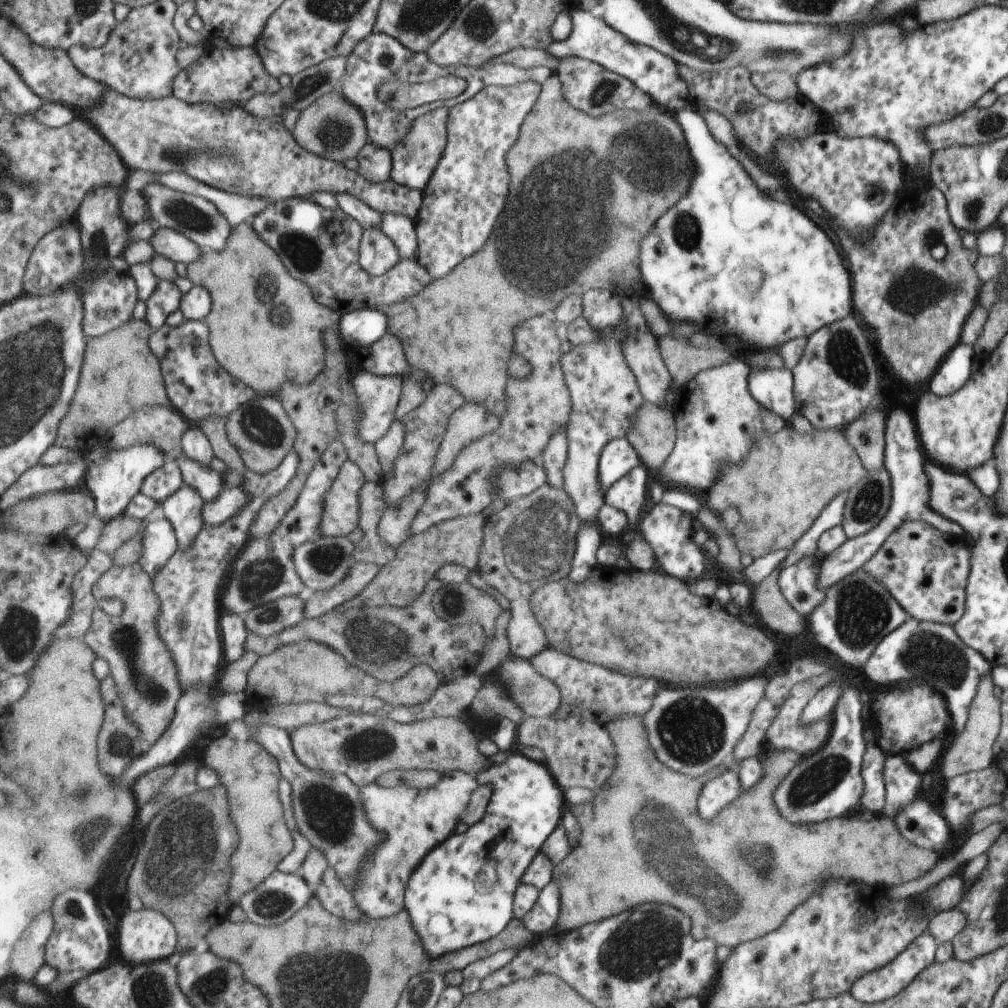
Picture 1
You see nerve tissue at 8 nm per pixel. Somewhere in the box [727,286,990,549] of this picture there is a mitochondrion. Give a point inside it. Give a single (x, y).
(846, 354)

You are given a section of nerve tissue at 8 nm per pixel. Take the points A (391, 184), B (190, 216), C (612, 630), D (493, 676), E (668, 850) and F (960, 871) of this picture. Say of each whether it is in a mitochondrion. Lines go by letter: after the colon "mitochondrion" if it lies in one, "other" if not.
A: other
B: mitochondrion
C: mitochondrion
D: other
E: mitochondrion
F: other

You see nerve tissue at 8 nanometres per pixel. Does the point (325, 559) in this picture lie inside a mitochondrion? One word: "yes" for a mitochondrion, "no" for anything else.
yes

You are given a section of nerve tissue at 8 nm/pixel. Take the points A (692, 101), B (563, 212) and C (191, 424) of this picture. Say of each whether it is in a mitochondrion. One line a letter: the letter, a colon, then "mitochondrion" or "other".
A: other
B: mitochondrion
C: other

